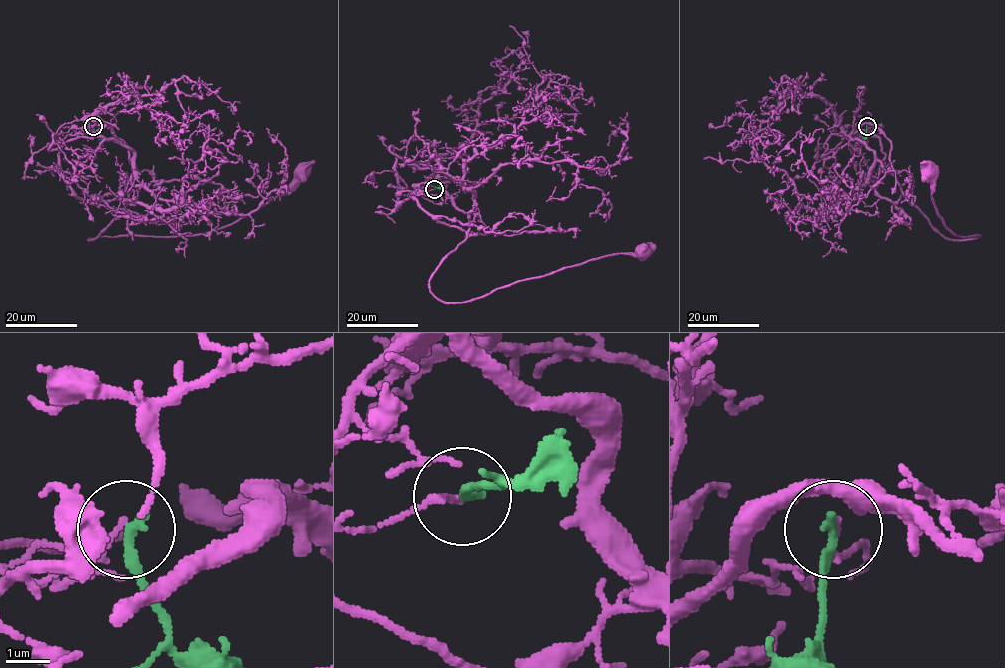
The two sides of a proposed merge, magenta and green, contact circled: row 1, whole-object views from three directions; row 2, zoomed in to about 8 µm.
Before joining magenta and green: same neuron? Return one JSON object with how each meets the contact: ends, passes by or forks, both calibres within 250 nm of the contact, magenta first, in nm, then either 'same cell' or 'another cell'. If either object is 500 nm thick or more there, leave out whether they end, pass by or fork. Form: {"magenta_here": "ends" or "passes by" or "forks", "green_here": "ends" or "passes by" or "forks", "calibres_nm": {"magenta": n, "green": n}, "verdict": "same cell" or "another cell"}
{"magenta_here": "ends", "green_here": "ends", "calibres_nm": {"magenta": 150, "green": 240}, "verdict": "another cell"}

